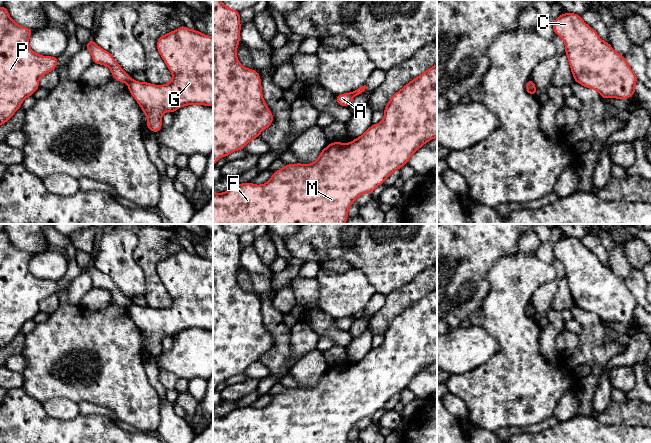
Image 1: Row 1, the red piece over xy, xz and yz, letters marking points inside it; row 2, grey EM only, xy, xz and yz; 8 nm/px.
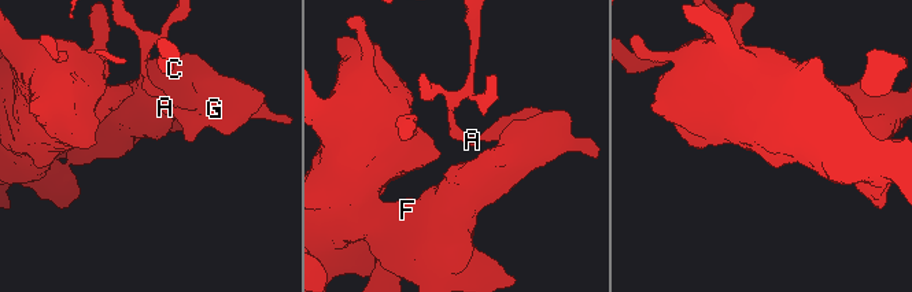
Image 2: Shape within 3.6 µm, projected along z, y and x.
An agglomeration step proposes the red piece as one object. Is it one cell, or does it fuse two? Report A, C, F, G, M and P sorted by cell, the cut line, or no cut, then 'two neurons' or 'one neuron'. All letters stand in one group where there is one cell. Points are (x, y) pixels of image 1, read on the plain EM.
A / C F G M P; cut in xy along (131, 303), (127, 307); two neurons

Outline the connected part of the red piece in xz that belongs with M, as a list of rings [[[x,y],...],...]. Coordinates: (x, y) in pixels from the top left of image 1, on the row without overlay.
[[[437,288],[415,301],[402,313],[396,316],[384,333],[384,341],[382,345],[378,348],[371,349],[355,364],[346,368],[343,368],[340,365],[329,367],[312,388],[305,389],[296,387],[285,389],[278,395],[274,395],[272,401],[265,408],[255,409],[251,406],[246,406],[237,408],[224,417],[213,416],[213,443],[347,443],[349,432],[359,420],[365,417],[372,417],[375,412],[383,408],[391,398],[407,388],[409,383],[419,372],[433,362],[437,362]]]

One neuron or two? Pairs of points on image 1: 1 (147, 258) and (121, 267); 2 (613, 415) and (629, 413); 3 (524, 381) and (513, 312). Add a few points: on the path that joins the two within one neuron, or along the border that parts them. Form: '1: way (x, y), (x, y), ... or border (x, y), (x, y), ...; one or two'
1: border (137, 239), (133, 259), (143, 272), (145, 284); two
2: way (617, 413), (625, 413); one
3: way (518, 364), (517, 335), (513, 329); one

